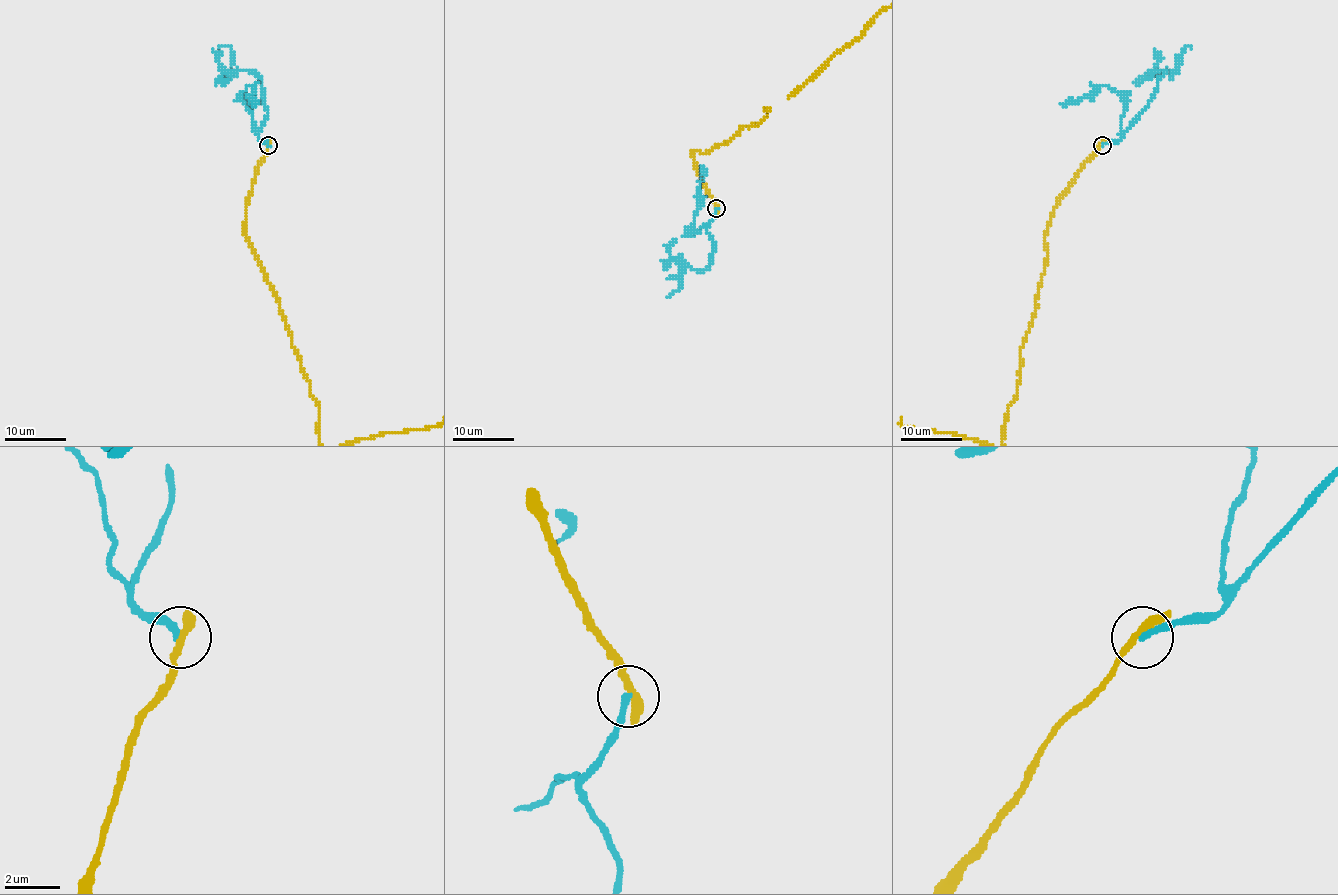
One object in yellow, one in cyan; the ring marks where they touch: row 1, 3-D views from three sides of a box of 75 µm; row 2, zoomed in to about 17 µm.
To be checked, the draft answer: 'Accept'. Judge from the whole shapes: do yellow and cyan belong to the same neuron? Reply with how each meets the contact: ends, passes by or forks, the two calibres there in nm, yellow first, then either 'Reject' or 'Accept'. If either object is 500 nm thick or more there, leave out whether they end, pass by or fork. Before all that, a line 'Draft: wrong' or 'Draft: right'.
Draft: wrong
At the ring yellow passes by. At the ring cyan ends. Thickness 260 nm (yellow) against 240 nm. Reject

